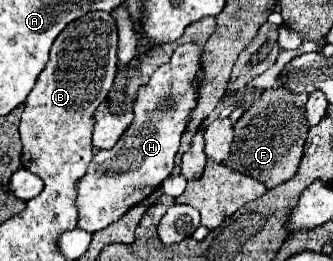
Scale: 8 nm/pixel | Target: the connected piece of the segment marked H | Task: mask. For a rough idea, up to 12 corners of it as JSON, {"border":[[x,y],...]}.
{"border":[[182,44],[134,102],[134,122],[76,184],[96,232],[172,172],[196,106],[198,46]]}

